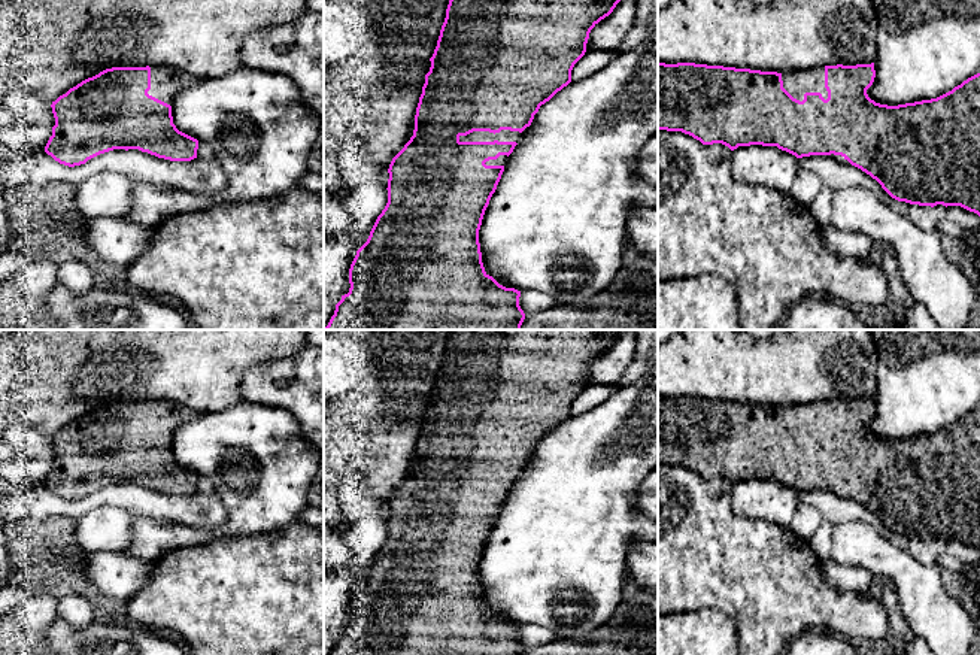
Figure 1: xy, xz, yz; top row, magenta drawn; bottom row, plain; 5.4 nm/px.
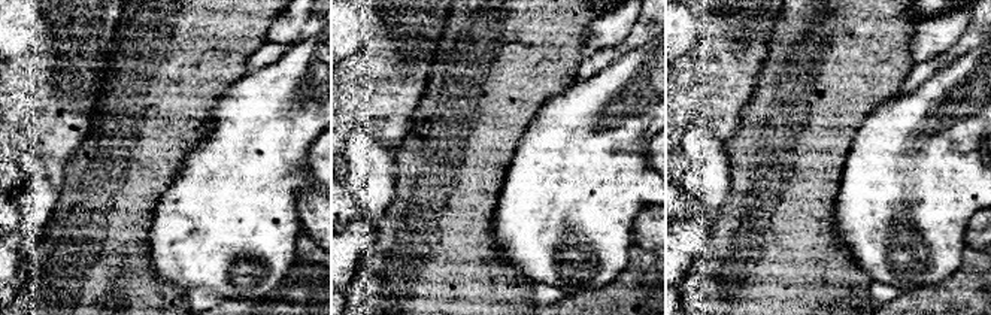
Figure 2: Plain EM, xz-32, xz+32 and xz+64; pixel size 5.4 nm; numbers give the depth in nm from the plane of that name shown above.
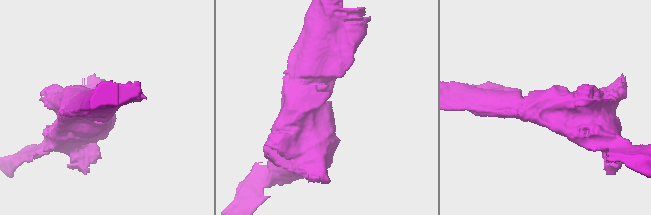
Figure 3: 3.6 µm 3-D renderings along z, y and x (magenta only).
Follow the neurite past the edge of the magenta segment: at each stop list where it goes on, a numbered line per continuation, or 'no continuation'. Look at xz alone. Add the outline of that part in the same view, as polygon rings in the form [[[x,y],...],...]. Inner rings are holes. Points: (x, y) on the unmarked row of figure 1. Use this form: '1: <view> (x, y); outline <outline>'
1: xz (504, 469); outline [[[501,464],[500,467],[489,467],[489,466],[473,466],[467,470],[459,470],[459,476],[519,476],[522,473],[522,467]]]

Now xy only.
1: xy (166, 417); outline [[[151,401],[151,424],[148,428],[172,440],[178,427],[198,418],[198,415],[200,412],[173,401]]]

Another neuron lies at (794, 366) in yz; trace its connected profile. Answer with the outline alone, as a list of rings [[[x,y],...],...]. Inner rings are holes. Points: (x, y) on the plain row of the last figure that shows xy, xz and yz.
[[[677,330],[667,342],[658,343],[658,397],[695,397],[783,407],[825,400],[871,398],[876,394],[879,352],[870,330],[776,330],[768,339],[753,339],[746,330]]]

